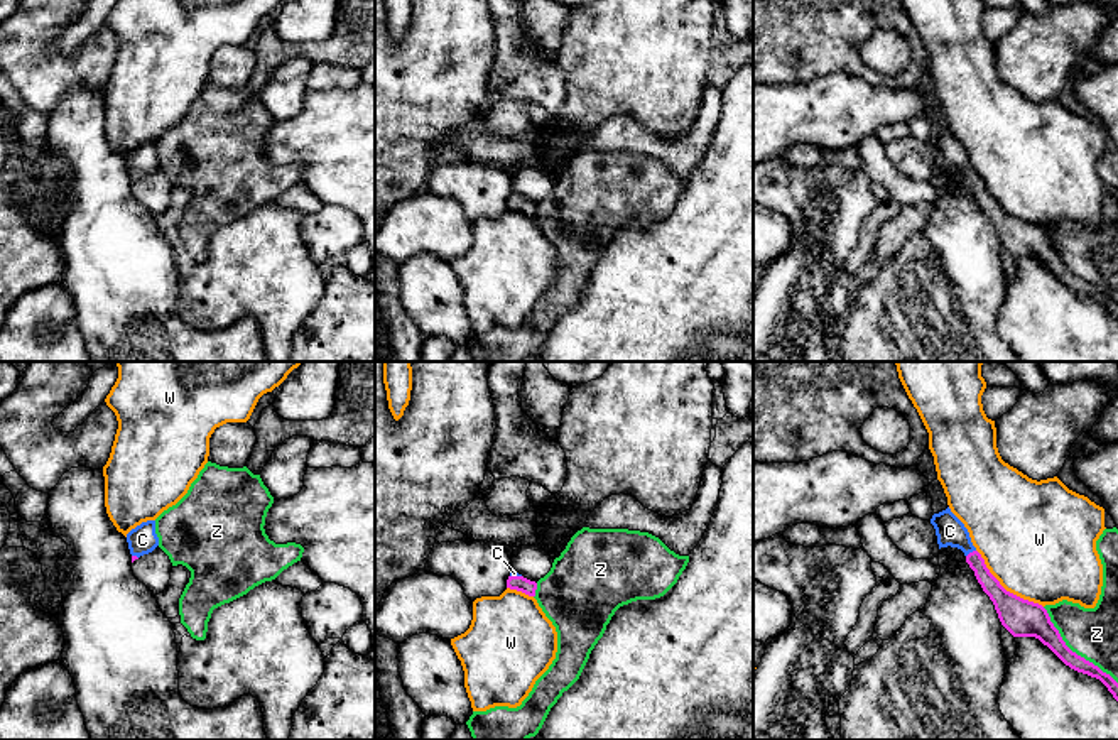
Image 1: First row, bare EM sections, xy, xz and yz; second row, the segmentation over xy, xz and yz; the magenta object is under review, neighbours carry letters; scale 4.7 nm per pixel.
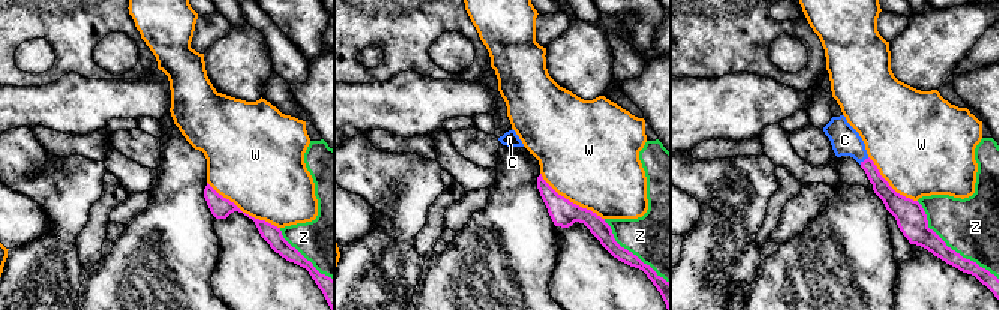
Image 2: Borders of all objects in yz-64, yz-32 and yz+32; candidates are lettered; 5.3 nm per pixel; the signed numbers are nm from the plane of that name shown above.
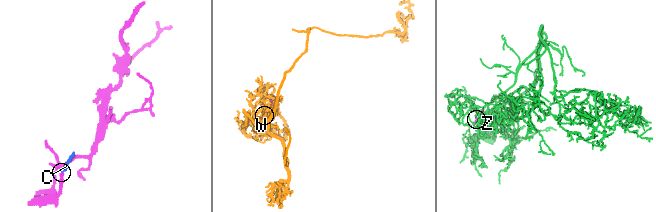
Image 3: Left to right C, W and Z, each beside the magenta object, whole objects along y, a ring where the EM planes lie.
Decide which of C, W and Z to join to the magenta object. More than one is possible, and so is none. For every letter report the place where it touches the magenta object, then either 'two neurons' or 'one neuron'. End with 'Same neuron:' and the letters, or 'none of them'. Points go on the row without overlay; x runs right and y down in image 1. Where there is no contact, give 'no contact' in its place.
C: yz (970, 174) | one neuron
W: yz (1004, 210) | two neurons
Z: yz (1071, 272) | two neurons
Same neuron: C

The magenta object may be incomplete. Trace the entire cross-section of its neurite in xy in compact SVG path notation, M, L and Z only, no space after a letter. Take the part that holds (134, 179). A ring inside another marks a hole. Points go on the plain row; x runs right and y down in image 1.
M155 142L142 144L135 150L132 150L127 155L127 164L132 176L132 184L140 177L152 174L159 167Z

